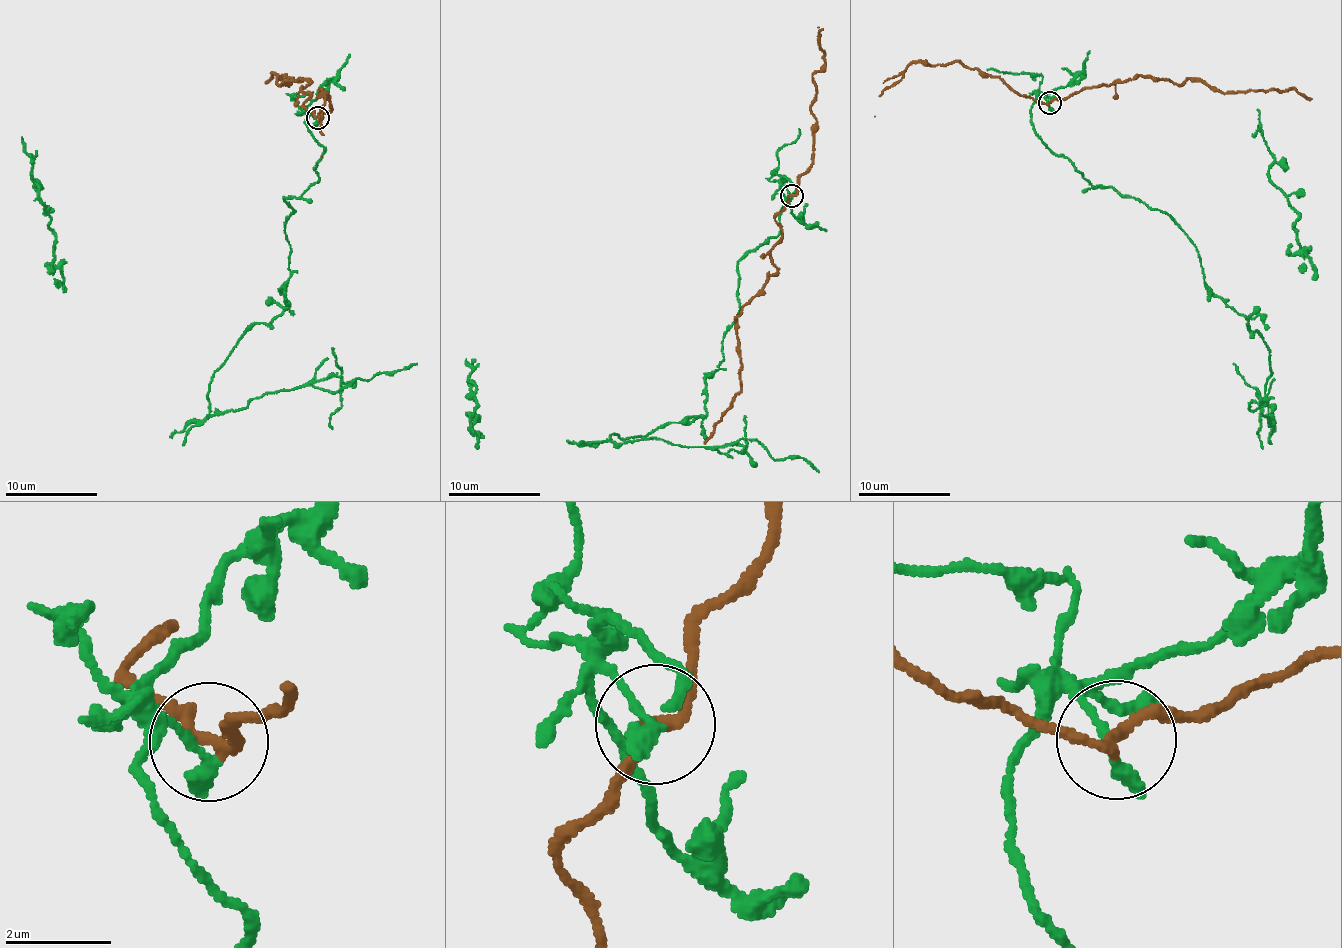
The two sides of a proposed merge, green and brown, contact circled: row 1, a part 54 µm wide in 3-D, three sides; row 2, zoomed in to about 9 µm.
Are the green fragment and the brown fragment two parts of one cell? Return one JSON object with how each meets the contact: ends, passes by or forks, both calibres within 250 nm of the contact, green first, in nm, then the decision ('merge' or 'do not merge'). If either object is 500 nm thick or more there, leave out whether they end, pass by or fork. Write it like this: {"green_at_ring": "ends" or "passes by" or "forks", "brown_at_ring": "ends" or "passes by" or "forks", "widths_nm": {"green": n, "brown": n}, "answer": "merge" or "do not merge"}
{"green_at_ring": "ends", "brown_at_ring": "passes by", "widths_nm": {"green": 340, "brown": 200}, "answer": "do not merge"}

